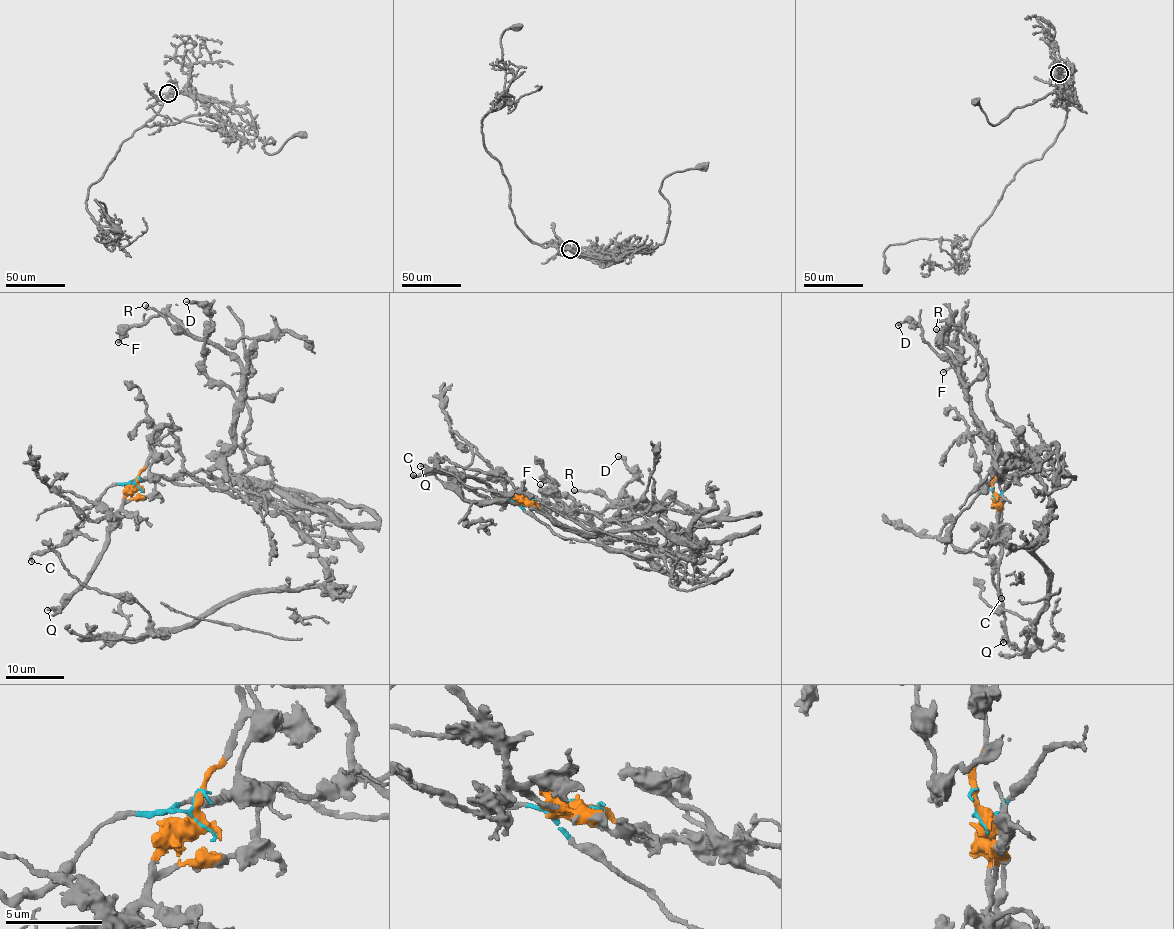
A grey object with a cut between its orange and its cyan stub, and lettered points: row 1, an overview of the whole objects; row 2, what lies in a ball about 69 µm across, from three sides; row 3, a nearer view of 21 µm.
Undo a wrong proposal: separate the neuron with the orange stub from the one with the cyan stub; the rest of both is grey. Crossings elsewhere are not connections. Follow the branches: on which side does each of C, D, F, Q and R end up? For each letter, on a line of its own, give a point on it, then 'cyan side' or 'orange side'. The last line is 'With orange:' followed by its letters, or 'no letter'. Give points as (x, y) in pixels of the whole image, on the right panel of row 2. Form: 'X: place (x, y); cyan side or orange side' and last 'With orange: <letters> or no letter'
C: place (1001, 598); orange side
D: place (898, 325); cyan side
F: place (943, 372); cyan side
Q: place (1003, 642); orange side
R: place (936, 329); cyan side
With orange: C, Q

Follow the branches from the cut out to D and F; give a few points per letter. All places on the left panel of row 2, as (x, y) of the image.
D: (135, 482), (213, 482), (232, 443), (235, 395), (213, 382), (202, 347), (212, 320), (186, 301)
F: (135, 482), (127, 484), (213, 482), (210, 470), (232, 442), (242, 365), (169, 316), (153, 316), (118, 343)

